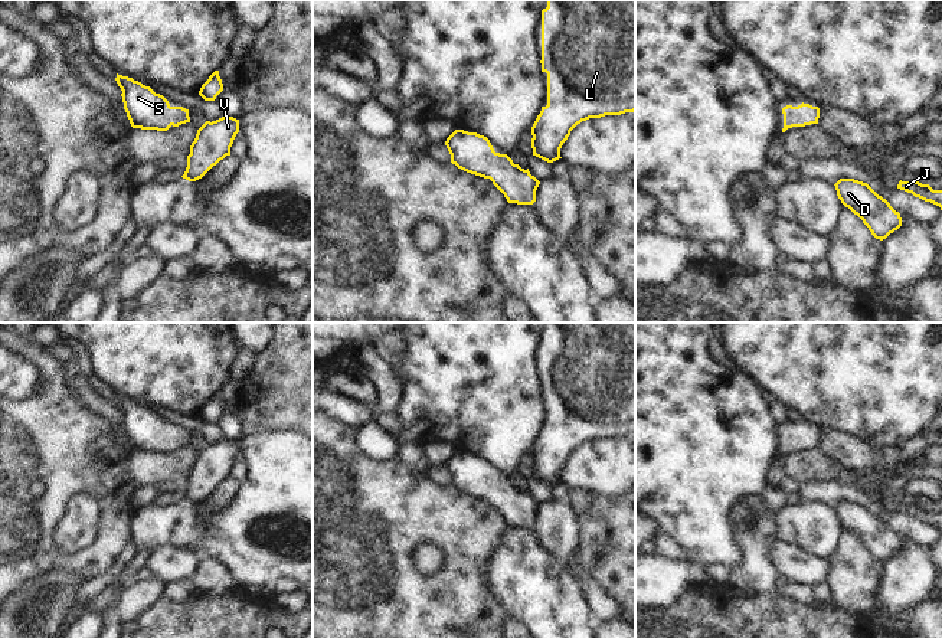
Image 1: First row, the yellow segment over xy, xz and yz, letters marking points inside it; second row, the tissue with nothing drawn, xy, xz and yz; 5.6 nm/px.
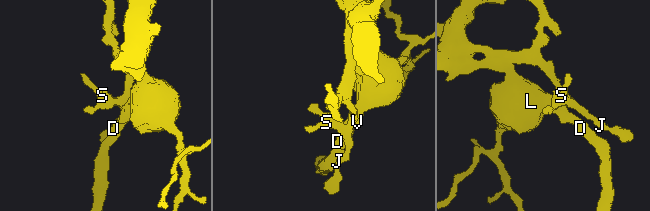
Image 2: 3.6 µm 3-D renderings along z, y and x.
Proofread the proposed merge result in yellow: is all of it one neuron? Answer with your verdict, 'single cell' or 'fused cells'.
single cell

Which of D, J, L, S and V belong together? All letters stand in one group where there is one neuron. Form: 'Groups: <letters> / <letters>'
Groups: D J L S V

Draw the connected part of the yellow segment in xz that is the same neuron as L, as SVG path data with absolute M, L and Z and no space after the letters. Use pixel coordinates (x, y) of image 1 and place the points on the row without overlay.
M547 323L542 333L542 395L547 396L547 428L531 449L533 478L553 485L570 454L589 441L635 433L635 323Z

